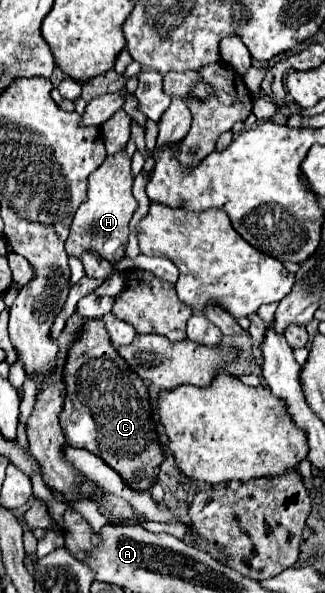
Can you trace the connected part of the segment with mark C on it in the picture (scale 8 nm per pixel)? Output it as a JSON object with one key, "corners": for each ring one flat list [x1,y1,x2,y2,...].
{"corners":[[85,320,85,332,69,346,63,384,65,404,59,420,67,444,103,458,131,488,149,490,155,482,155,468,163,460,151,420,149,394,137,374,131,378,131,368,111,346,103,320]]}

